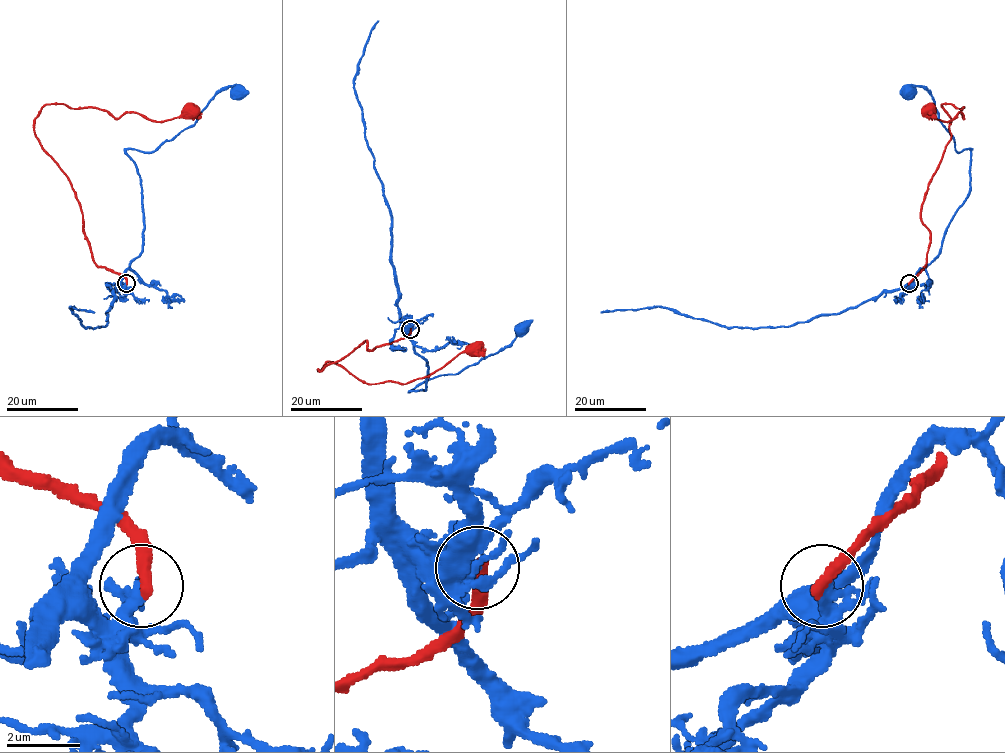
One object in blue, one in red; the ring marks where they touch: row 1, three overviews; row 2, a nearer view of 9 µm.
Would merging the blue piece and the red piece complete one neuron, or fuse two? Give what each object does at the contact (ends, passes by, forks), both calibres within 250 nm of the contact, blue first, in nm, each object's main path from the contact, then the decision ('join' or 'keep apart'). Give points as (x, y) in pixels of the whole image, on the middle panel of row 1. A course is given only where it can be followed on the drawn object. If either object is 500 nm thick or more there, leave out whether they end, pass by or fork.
blue passes by | red ends | 240/340 nm | blue via (410, 329), (407, 336), (426, 361), (425, 390), (409, 390), (493, 355), (521, 329) | red via (410, 329), (406, 337), (373, 349), (365, 340), (318, 369), (328, 361), (369, 384), (407, 384), (472, 349) | keep apart

